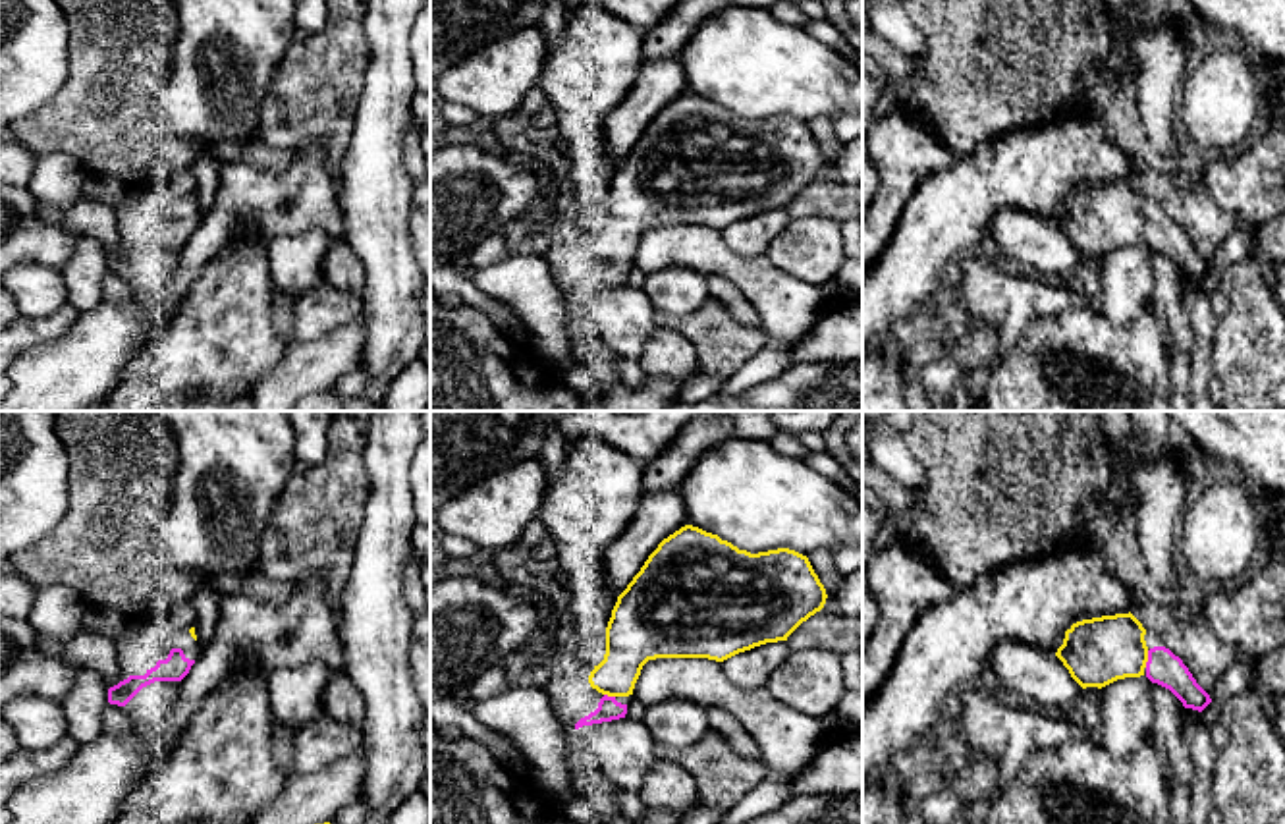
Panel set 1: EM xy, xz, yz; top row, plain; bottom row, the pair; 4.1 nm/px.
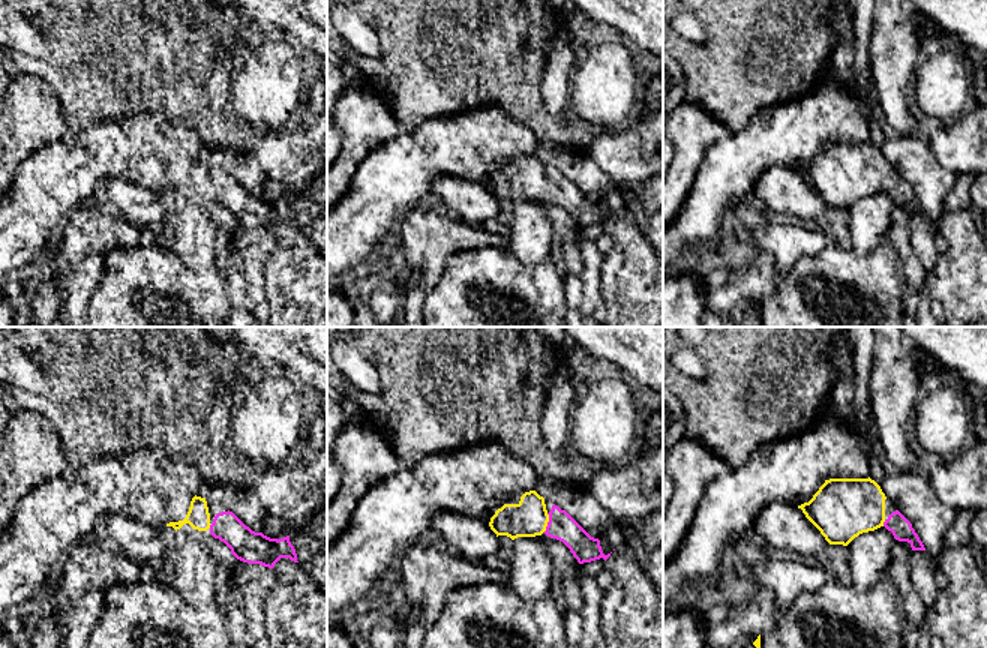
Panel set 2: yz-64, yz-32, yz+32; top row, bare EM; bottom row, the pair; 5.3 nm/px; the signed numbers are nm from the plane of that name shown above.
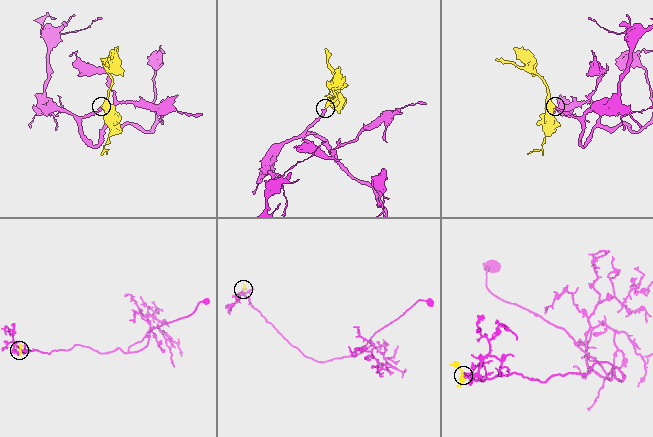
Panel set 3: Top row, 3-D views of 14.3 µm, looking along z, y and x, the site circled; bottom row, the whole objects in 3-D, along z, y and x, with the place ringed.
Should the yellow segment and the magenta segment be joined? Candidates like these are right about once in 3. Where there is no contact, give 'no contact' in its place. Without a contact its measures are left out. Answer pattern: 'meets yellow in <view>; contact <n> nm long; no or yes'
meets yellow in yz; contact 70 nm long; yes

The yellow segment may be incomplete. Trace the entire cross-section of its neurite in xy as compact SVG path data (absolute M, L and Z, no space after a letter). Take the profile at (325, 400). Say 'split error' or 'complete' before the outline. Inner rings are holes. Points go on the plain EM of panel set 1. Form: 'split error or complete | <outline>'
complete | M324 390L301 398L293 411L386 411L386 407L372 405L363 398L340 398Z

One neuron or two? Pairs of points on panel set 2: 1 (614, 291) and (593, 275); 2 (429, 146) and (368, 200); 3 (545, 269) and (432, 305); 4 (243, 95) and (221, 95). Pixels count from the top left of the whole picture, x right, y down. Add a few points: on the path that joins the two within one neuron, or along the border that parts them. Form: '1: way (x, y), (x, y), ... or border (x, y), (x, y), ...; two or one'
1: border (603, 255), (600, 266), (600, 299); two
2: way (414, 159), (383, 186); one
3: way (516, 276), (474, 276), (461, 284); one
4: border (233, 74), (227, 107); two

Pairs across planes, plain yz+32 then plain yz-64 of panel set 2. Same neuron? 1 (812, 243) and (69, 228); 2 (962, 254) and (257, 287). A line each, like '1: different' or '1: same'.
1: same
2: different

